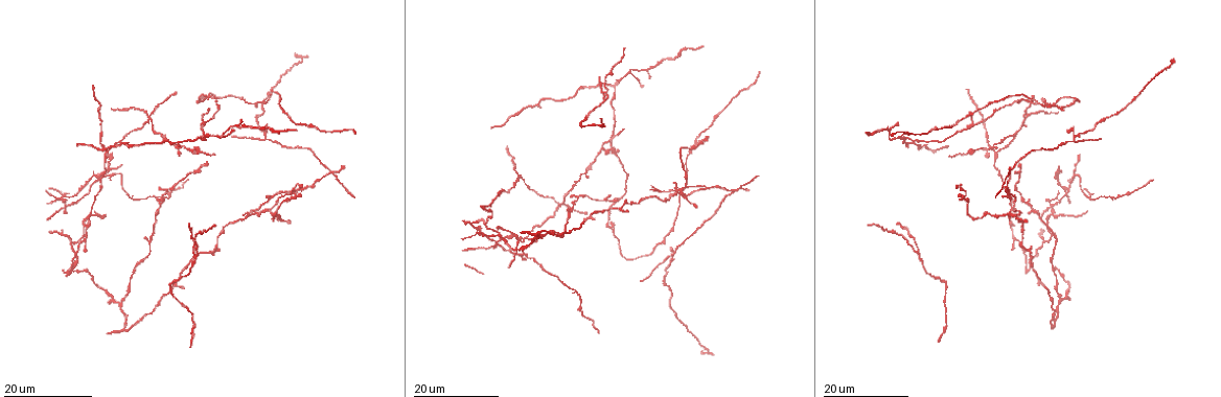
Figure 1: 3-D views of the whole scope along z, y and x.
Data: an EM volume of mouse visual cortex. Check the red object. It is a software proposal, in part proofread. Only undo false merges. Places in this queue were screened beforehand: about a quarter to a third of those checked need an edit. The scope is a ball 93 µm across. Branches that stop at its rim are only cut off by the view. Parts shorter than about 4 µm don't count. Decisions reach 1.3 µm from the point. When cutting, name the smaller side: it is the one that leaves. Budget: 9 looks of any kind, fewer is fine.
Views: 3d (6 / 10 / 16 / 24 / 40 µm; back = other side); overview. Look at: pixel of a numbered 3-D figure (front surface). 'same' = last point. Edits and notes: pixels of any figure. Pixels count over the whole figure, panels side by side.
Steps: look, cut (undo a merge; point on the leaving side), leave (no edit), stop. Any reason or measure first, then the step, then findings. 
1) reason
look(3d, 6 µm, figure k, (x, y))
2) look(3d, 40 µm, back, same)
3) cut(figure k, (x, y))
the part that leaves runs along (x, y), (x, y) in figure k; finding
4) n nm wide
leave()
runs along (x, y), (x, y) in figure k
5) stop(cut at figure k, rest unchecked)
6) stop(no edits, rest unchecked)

looks like a crossing
look(3d, 24 µm, figure 1, (1022, 122))

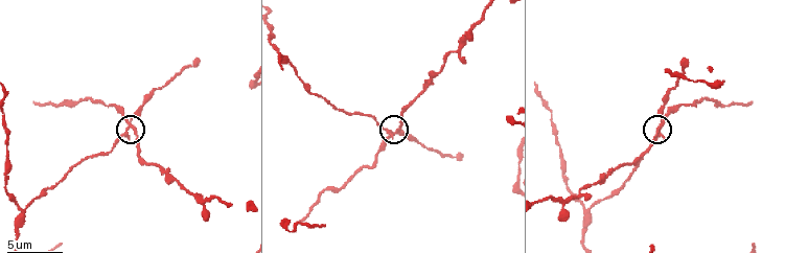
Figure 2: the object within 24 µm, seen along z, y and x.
look(3d, 6 µm, figure 2, (132, 125))

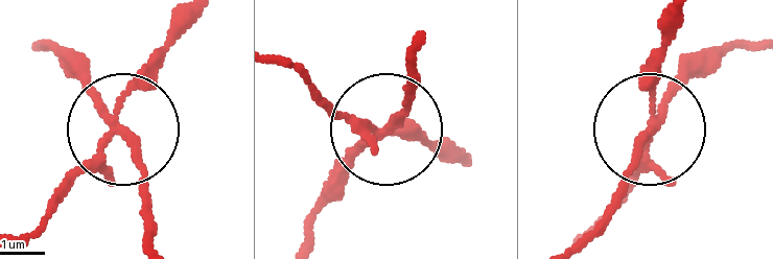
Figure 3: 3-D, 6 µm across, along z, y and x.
other side
look(3d, 6 µm, back, figure 3, (390, 129))

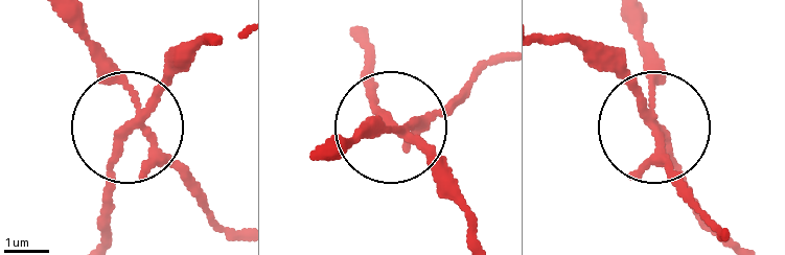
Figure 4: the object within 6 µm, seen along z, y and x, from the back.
side arm 14 µm; 4 arms
cut(figure 4, (109, 178))
two neurons meet here

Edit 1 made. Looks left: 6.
three-way junction
look(3d, 24 µm, figure 1, (614, 230))

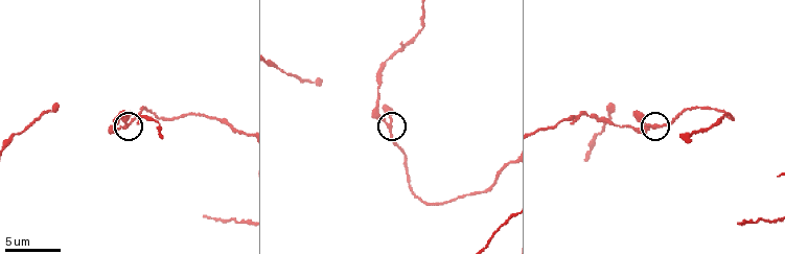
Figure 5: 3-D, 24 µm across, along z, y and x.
look(3d, 6 µm, figure 5, (388, 125))

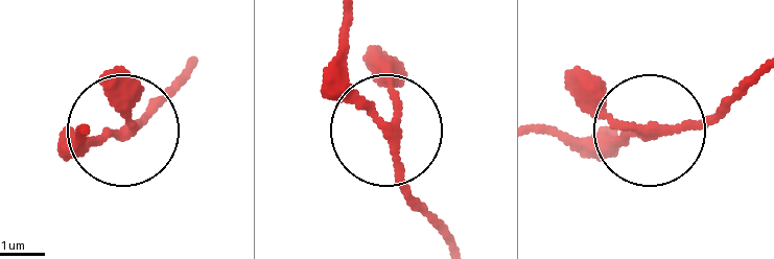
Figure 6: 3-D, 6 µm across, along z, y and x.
leave()
runs along (753, 74), (708, 115), (663, 131), (596, 141), (566, 134) in figure 6; continuous, no second neuron

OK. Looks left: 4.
two arms in line, one across
look(3d, 16 µm, figure 1, (709, 189))

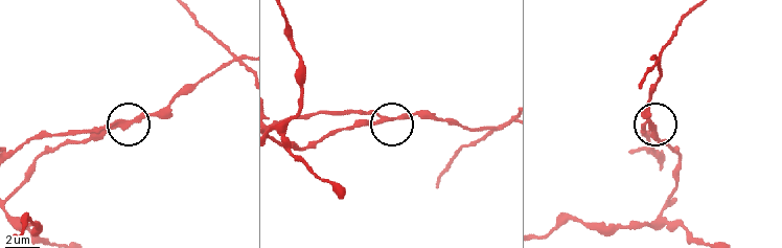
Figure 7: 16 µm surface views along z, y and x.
look(3d, 6 µm, figure 7, (124, 125))

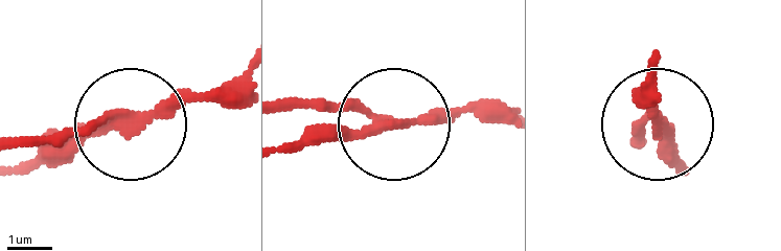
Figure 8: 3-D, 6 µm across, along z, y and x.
cut(figure 8, (54, 139))
the part that leaves runs along (110, 109), (23, 142) in figure 8; a second neuron is stuck on

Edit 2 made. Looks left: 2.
arms part here
look(3d, 24 µm, figure 1, (1014, 210))

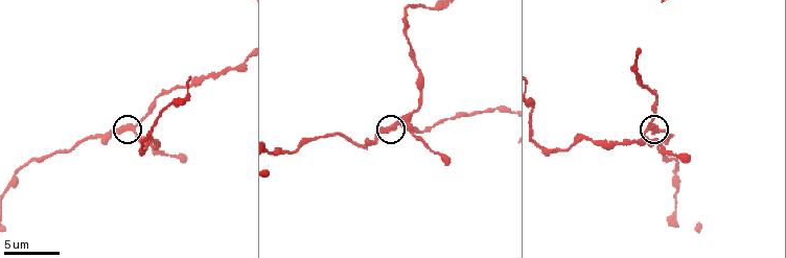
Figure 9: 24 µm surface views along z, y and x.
look(3d, 10 µm, figure 9, (395, 124))

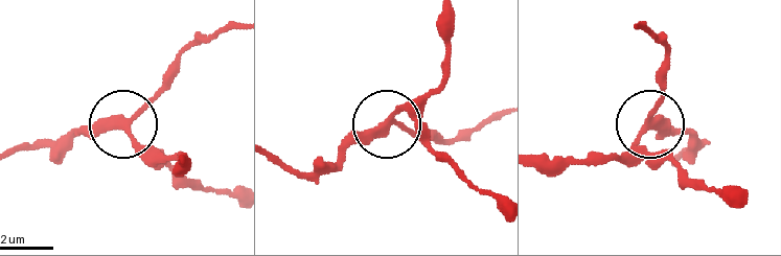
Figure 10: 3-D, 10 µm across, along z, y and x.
250 nm wide
leave()
runs along (637, 23), (664, 52), (664, 90), (644, 131), (619, 156) in figure 10; all the same neuron

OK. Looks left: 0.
stop(cut at figure 4, cut at figure 8, rest unchecked)

